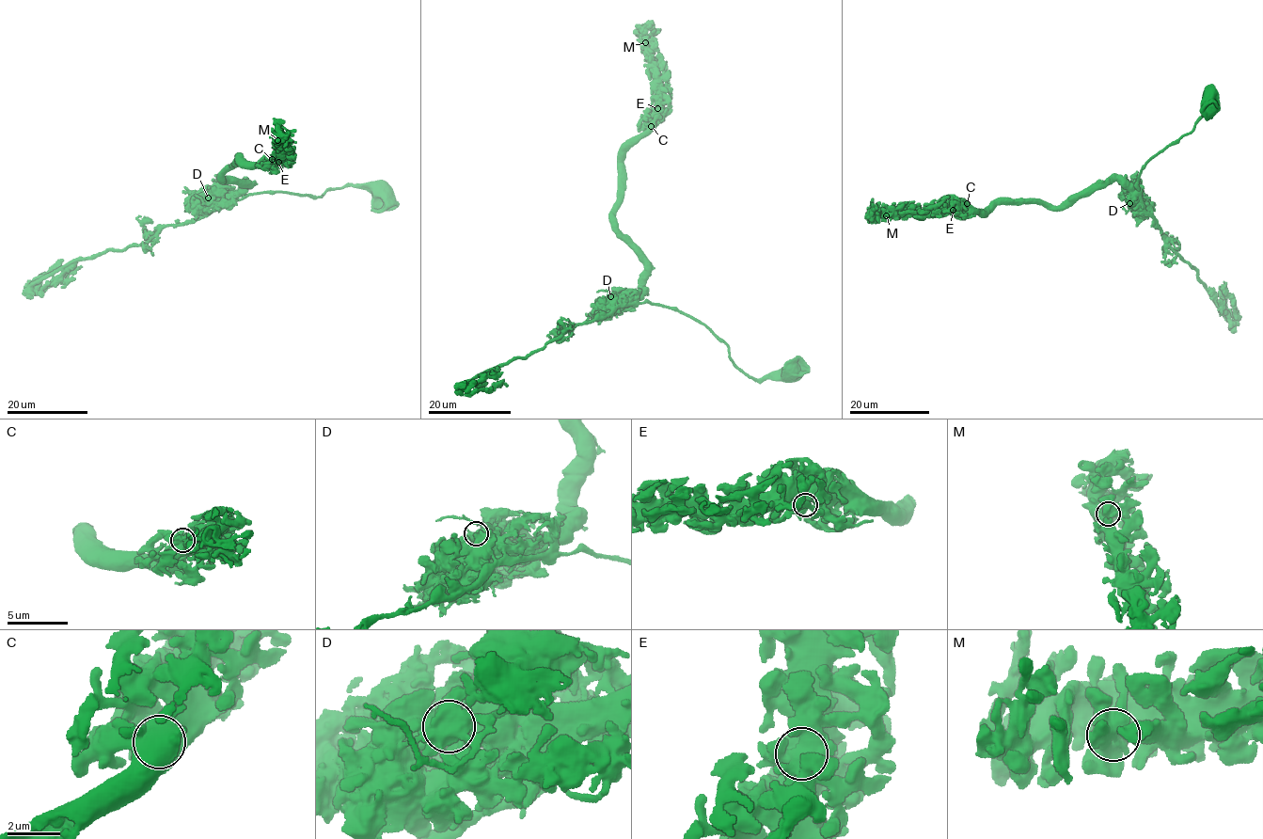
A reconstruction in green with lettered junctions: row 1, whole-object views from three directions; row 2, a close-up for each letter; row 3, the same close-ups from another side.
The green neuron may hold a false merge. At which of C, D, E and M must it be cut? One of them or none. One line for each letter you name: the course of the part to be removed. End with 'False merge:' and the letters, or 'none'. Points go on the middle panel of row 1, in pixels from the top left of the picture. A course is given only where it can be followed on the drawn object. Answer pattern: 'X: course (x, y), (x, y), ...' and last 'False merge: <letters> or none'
D: course (610, 296), (630, 303), (576, 326), (528, 356), (514, 357), (468, 388), (476, 391), (503, 384), (507, 387)
False merge: D

